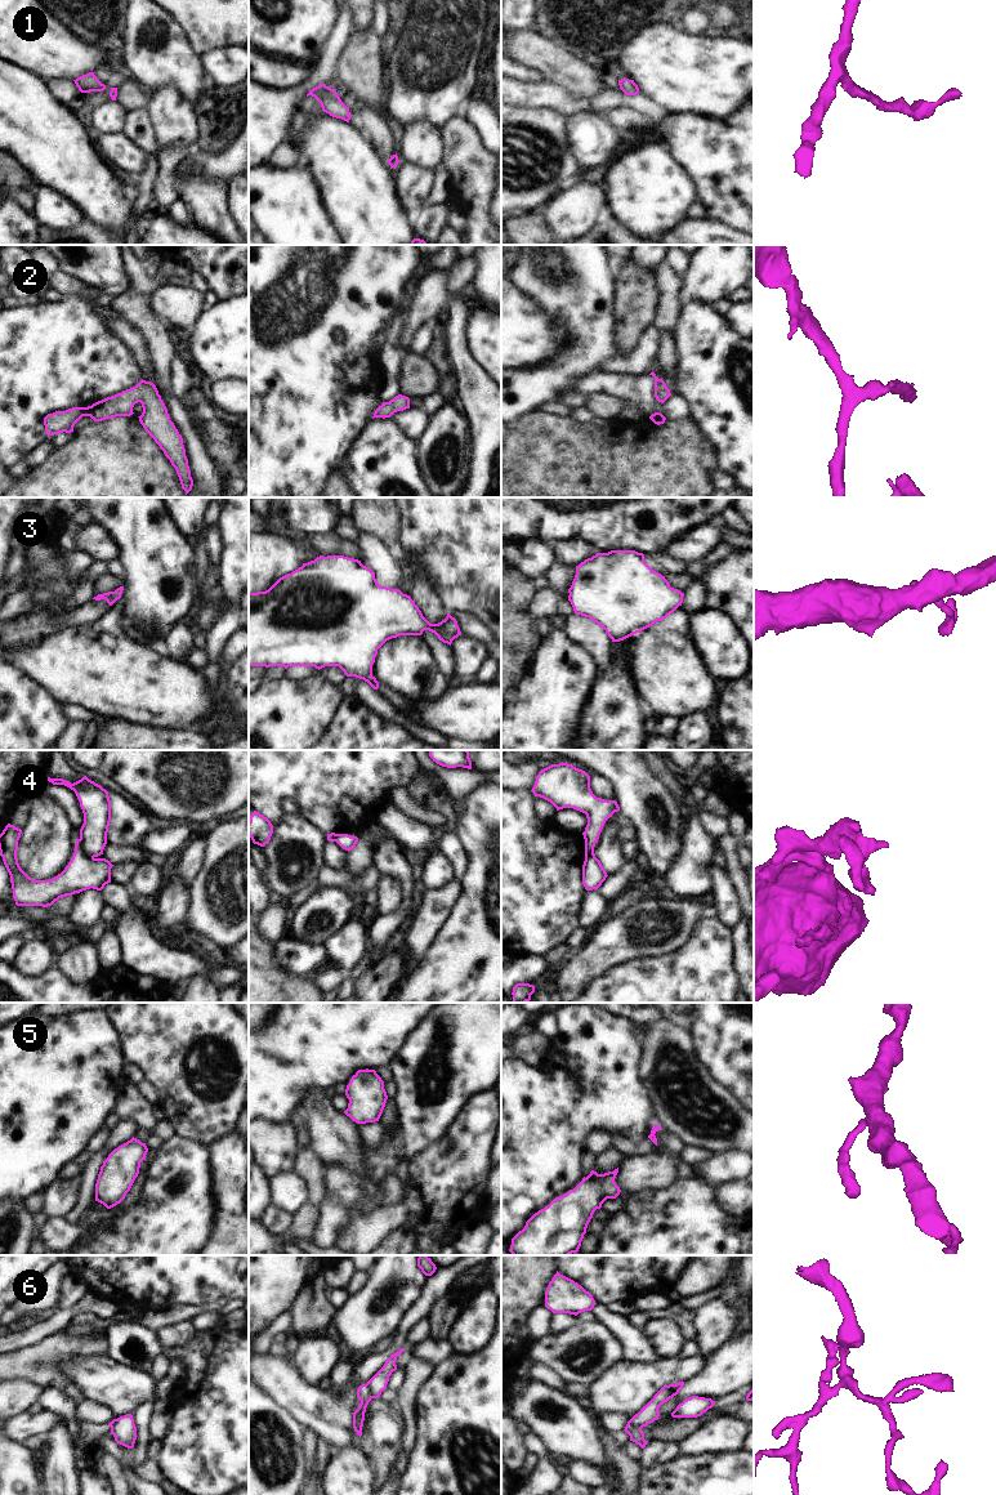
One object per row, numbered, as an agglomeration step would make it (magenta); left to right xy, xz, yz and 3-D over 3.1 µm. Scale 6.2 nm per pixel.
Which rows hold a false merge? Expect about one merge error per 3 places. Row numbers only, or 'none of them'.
4, 6

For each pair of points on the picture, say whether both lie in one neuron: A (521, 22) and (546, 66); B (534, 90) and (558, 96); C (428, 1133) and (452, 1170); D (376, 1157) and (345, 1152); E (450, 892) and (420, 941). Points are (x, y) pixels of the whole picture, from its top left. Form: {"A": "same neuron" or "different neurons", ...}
{"A": "different neurons", "B": "same neuron", "C": "different neurons", "D": "different neurons", "E": "same neuron"}

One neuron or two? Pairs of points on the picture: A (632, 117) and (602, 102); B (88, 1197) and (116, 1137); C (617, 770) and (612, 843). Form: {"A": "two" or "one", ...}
{"A": "two", "B": "one", "C": "two"}

